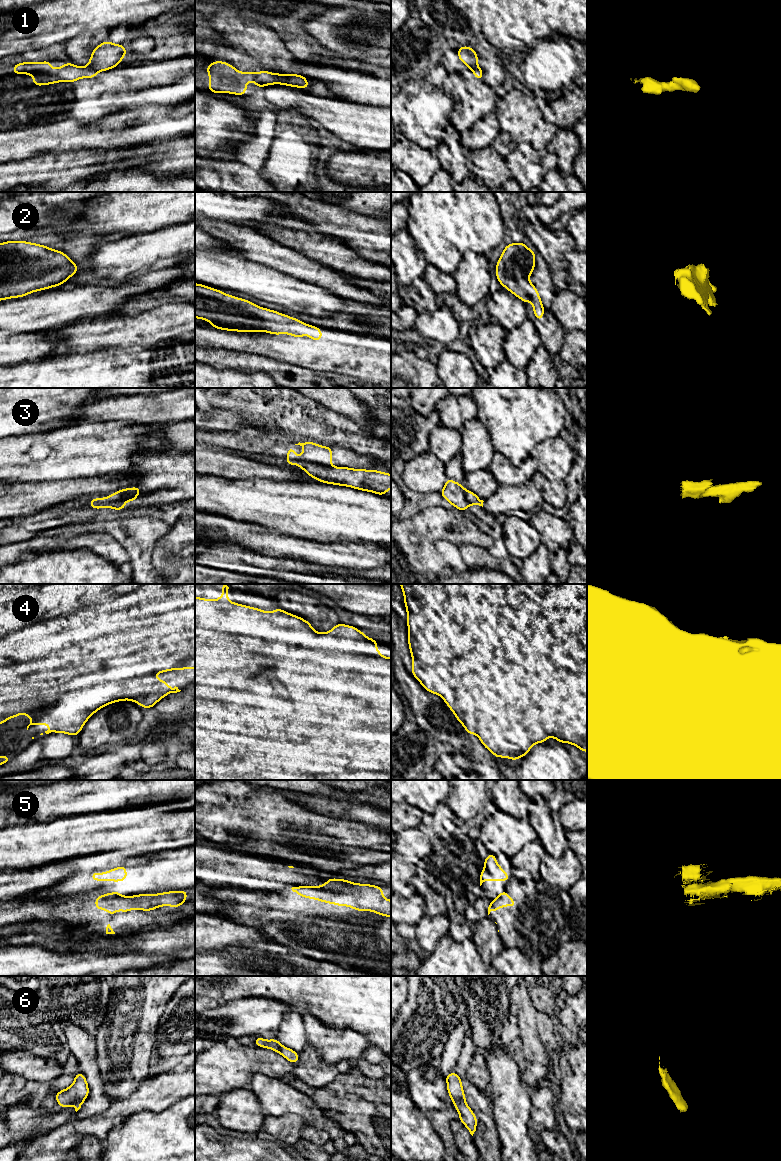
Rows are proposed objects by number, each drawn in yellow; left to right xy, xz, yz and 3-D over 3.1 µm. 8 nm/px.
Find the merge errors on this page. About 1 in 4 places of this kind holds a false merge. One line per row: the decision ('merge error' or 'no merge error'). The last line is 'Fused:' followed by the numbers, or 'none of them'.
1: merge error
2: no merge error
3: merge error
4: no merge error
5: merge error
6: no merge error
Fused: 1, 3, 5

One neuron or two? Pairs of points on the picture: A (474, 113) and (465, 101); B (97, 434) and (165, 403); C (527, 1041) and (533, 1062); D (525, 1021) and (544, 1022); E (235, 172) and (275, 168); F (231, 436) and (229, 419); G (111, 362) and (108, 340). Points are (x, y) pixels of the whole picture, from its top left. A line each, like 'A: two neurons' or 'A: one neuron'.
A: one neuron
B: two neurons
C: one neuron
D: two neurons
E: two neurons
F: two neurons
G: two neurons

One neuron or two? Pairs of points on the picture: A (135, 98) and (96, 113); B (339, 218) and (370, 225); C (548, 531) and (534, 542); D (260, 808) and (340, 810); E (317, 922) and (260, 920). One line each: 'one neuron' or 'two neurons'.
A: one neuron
B: one neuron
C: two neurons
D: two neurons
E: one neuron

